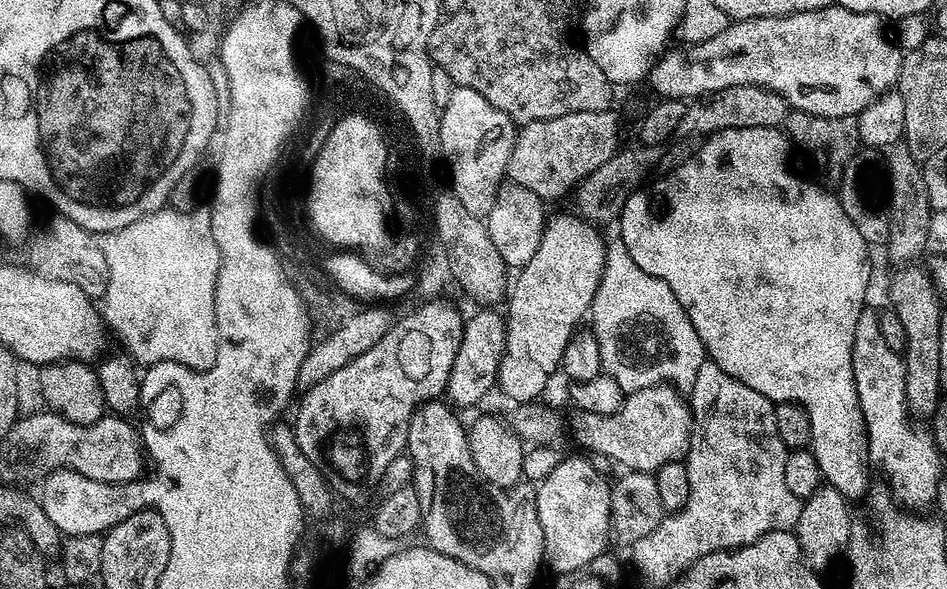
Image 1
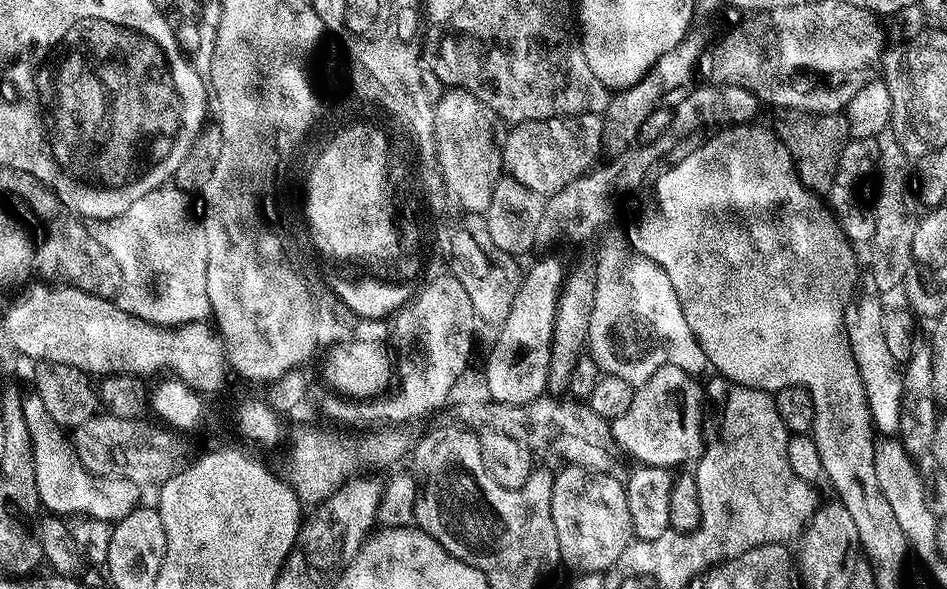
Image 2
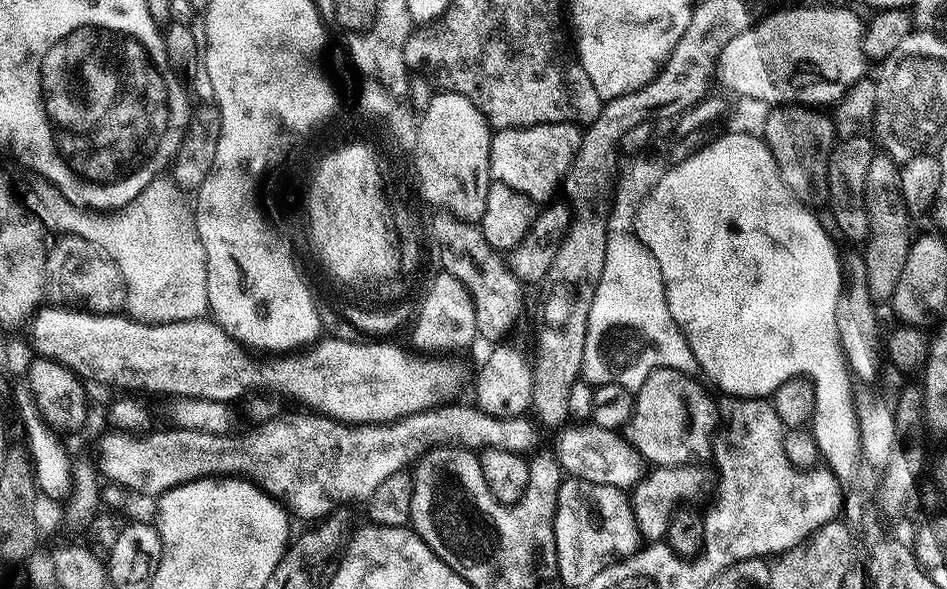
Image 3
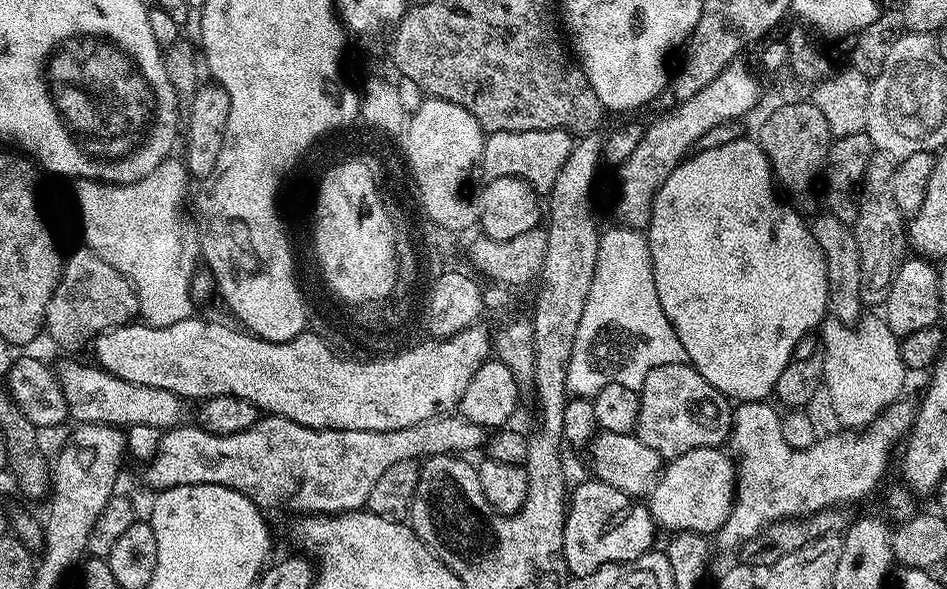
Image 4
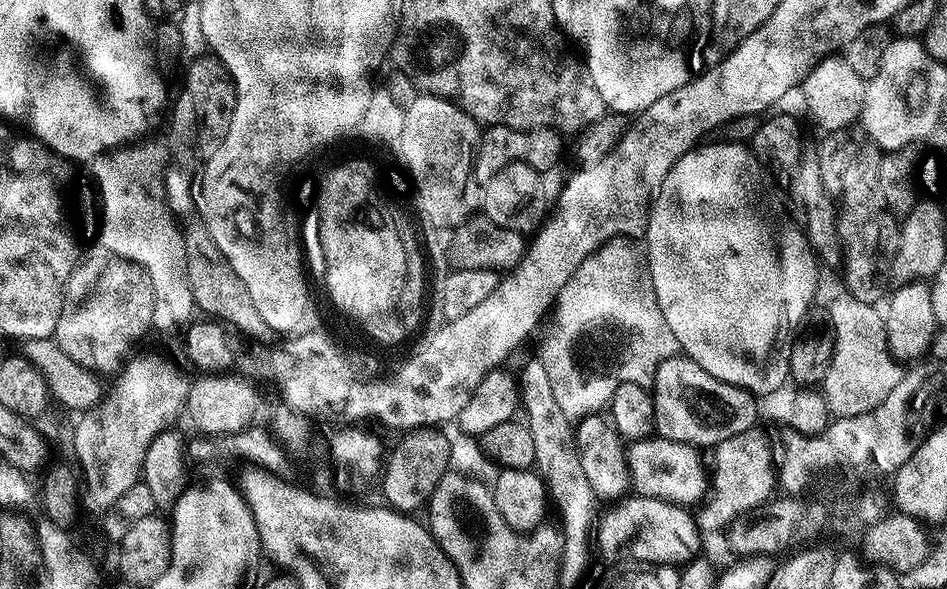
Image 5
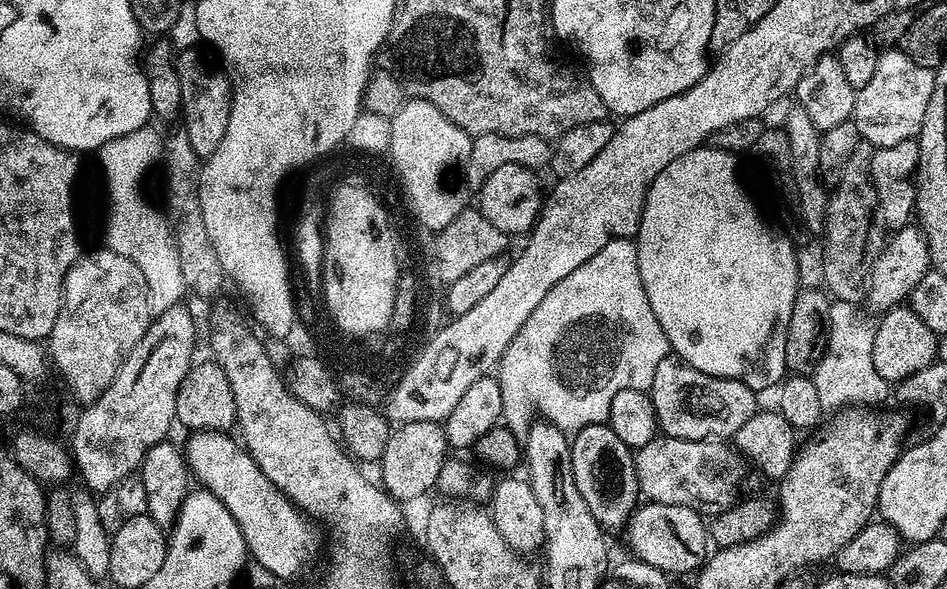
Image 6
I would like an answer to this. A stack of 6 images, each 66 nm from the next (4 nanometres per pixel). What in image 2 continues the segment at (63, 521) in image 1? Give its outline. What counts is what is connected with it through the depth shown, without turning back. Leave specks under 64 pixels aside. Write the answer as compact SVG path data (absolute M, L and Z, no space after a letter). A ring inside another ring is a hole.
M34 390L27 391L23 398L23 413L26 426L30 430L32 452L35 458L35 482L41 507L51 515L69 518L72 514L86 514L102 522L115 524L128 517L135 508L139 507L142 493L139 487L121 476L95 475L94 490L87 490L87 473L75 462L69 443L64 442L65 433L59 429L42 403L42 398Z

